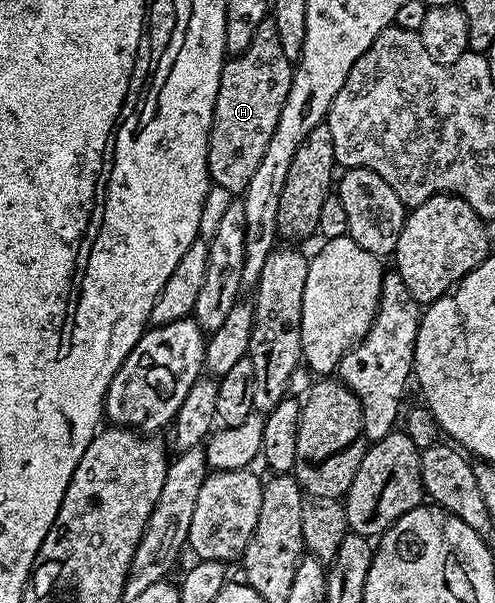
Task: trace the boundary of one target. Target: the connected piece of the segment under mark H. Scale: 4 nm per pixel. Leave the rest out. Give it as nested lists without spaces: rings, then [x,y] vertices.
[[[271,17],[264,19],[254,37],[238,55],[225,58],[222,77],[218,81],[218,97],[214,101],[214,117],[208,138],[208,177],[215,186],[233,193],[243,193],[250,177],[258,170],[258,161],[266,154],[266,145],[278,129],[278,117],[282,117],[282,105],[290,93],[293,60],[282,53],[282,41],[278,41],[278,29]]]

